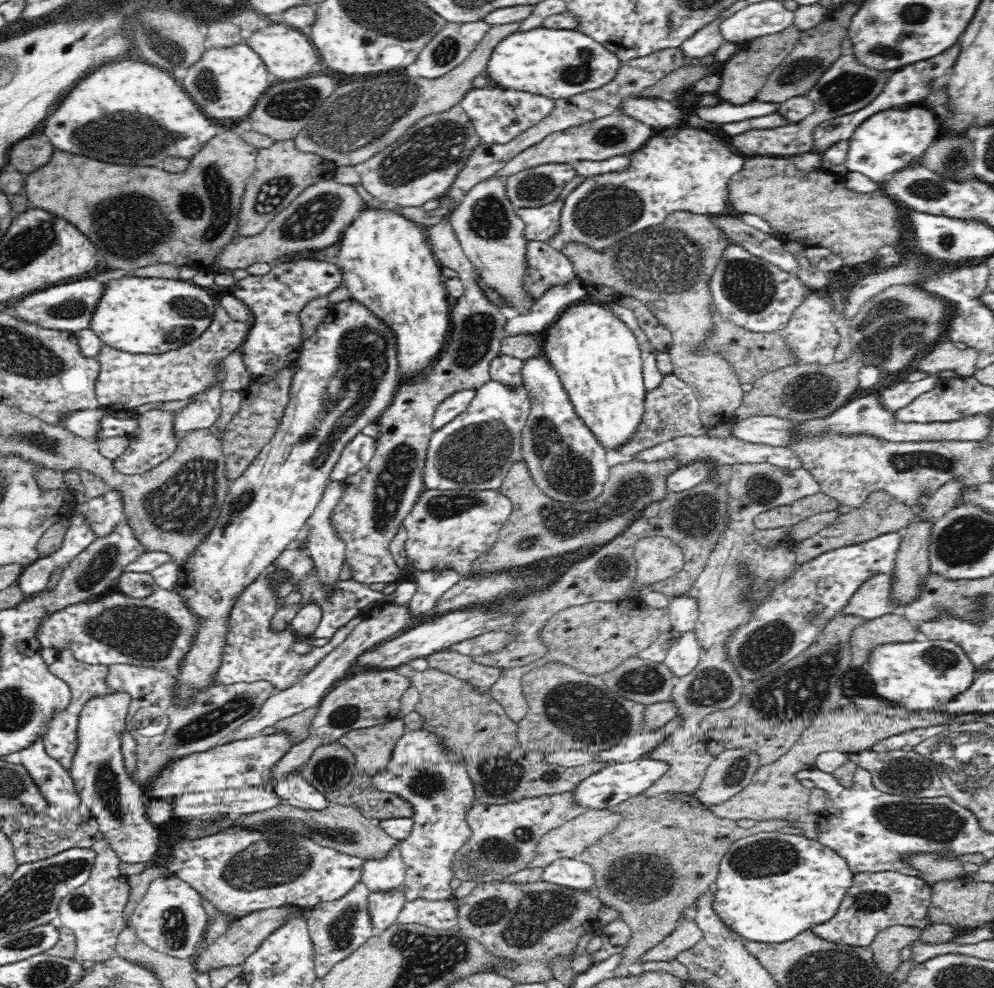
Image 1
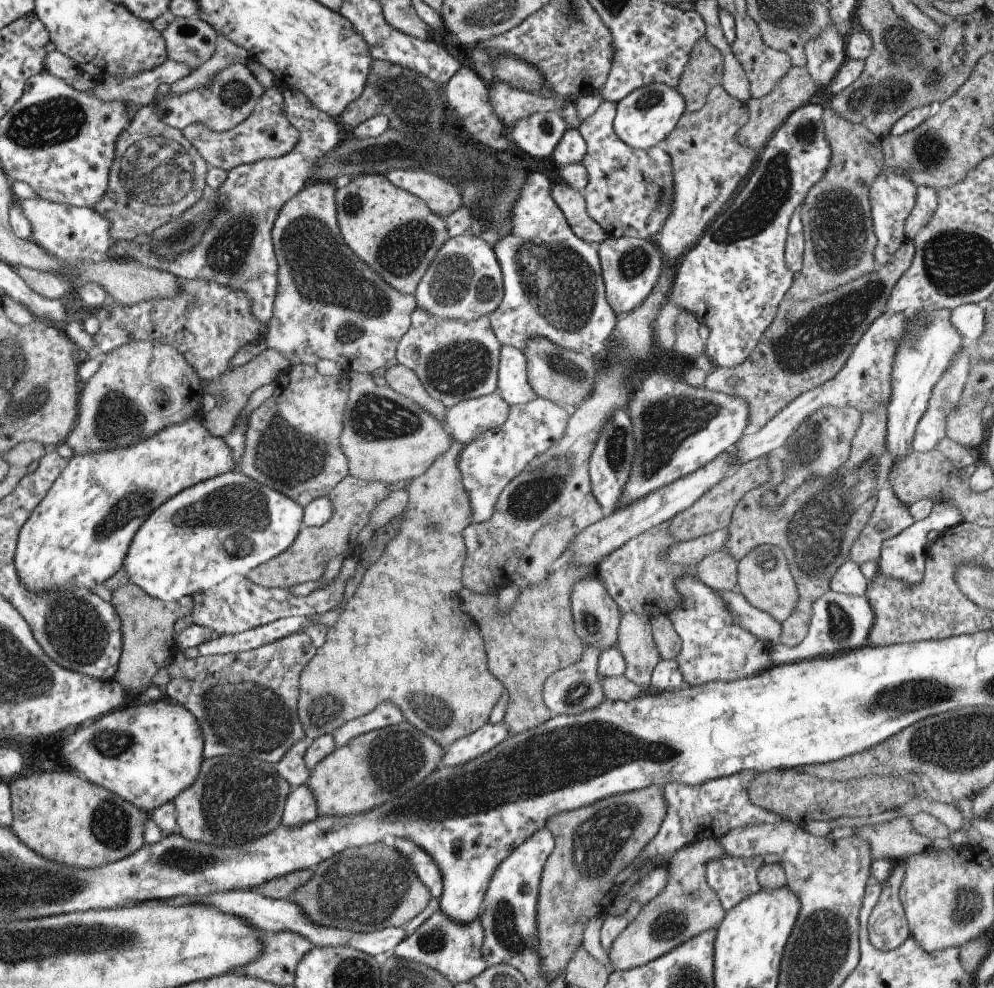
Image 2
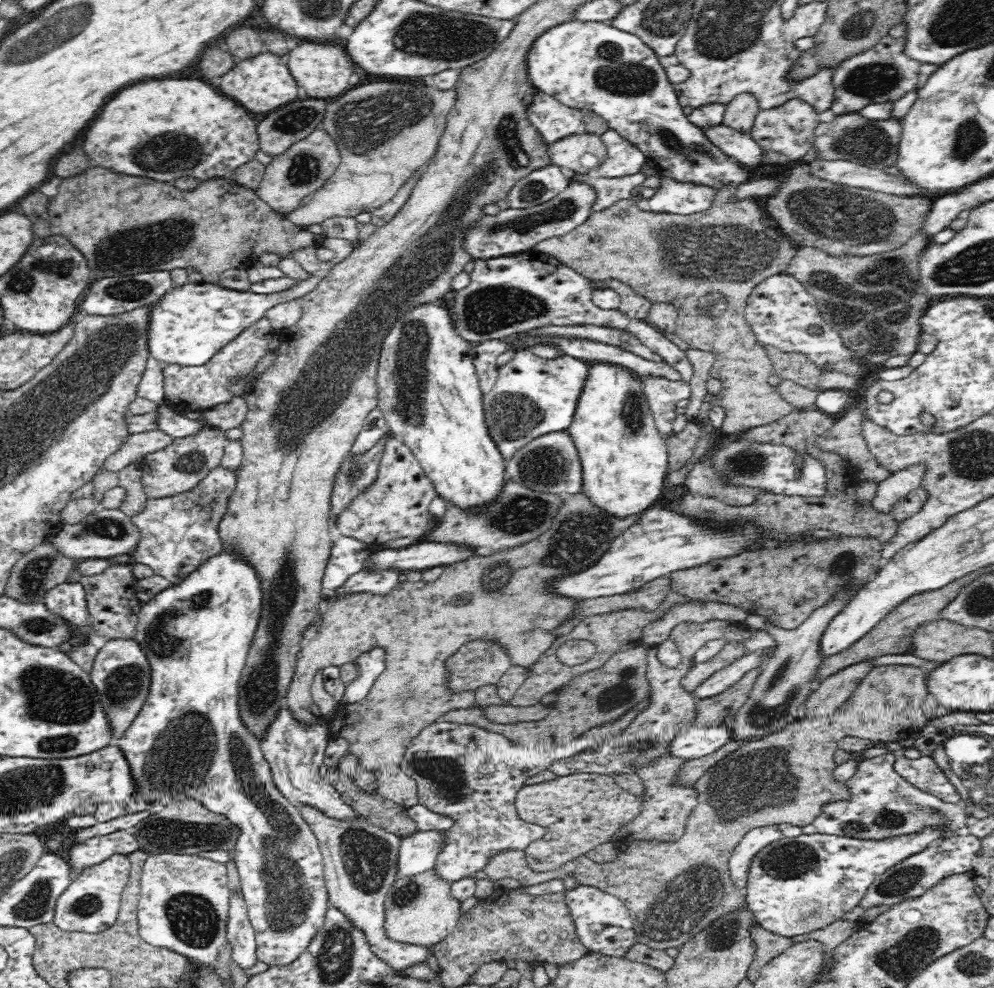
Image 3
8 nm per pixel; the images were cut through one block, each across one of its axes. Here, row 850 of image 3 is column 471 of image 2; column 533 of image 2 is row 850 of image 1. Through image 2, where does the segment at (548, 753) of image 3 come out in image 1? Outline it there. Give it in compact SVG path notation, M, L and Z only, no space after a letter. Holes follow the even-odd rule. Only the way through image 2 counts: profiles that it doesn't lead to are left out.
M416 729L405 731L402 738L397 740L394 750L390 754L388 766L382 770L381 774L374 775L372 782L380 792L397 794L400 798L409 802L414 809L412 832L408 838L397 844L407 869L405 882L403 883L406 888L407 902L418 900L418 898L448 900L448 898L453 897L455 891L450 886L455 878L452 864L462 846L470 840L471 830L465 818L466 812L472 808L476 800L474 781L468 774L462 755L456 755L450 749L442 747L440 737L434 733L434 730Z

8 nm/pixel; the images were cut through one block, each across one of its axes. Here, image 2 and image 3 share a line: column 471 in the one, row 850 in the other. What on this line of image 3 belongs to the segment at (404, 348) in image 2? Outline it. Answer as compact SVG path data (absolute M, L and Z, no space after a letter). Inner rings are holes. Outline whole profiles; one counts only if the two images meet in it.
M302 803L302 818L318 839L323 858L329 907L338 909L358 930L362 930L372 953L387 962L397 972L420 962L426 962L429 950L418 944L395 942L386 935L385 899L398 878L398 854L403 837L370 823L364 815L357 819L336 819L324 811Z

